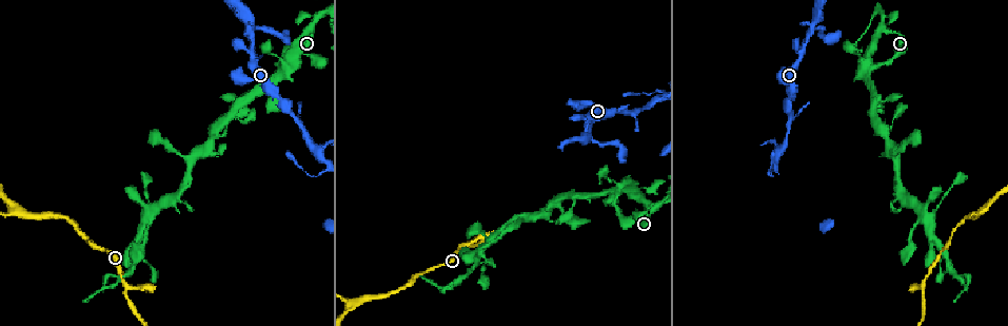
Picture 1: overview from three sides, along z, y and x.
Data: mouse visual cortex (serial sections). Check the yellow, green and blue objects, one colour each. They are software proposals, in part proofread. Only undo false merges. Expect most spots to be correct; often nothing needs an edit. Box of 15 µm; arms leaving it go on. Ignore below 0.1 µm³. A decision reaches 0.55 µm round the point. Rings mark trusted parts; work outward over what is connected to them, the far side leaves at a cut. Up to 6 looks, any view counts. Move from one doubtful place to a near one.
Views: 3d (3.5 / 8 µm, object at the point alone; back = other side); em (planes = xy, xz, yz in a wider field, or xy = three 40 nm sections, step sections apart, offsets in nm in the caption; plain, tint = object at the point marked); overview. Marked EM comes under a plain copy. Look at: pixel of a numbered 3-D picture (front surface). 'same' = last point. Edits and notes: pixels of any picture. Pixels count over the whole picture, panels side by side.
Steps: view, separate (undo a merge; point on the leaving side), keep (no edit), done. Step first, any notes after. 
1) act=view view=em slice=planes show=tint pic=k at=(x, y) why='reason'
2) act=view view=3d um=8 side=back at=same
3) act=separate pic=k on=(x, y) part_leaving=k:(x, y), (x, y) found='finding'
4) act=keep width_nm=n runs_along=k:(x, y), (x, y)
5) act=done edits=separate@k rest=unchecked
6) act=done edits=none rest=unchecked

act=view view=3d um=3.5 pic=1 at=(651, 100) why='side arm on a straight run'

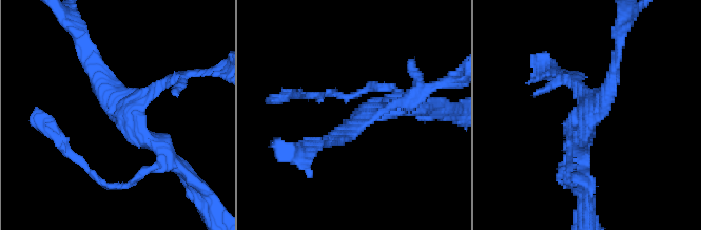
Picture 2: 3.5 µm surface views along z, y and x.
act=view view=em slice=xy step=2 show=tint pic=2 at=(121, 105) why='need the tissue'

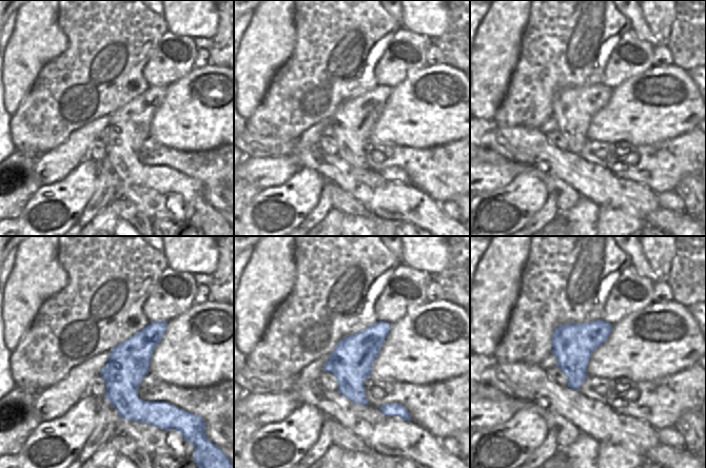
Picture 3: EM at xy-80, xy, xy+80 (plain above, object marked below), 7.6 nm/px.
act=keep runs_along=2:(85, 50), (104, 89), (163, 154) found='all the same cell'

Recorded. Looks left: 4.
act=view view=3d um=3.5 pic=1 at=(250, 30) why='sharp bend'

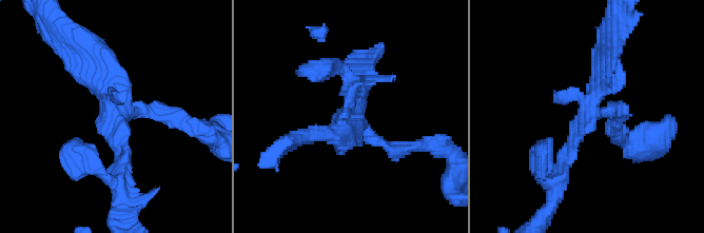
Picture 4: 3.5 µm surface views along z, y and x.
act=view view=em slice=xy step=1 show=tint pic=4 at=(589, 114)

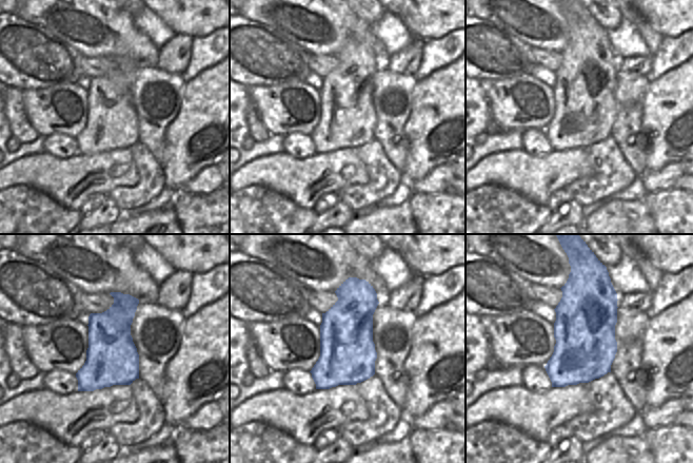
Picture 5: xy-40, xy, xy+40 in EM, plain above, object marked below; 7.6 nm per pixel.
act=keep runs_along=4:(560, 176), (589, 115), (606, 54) found='one cell here'

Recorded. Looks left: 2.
act=view view=em slice=xy step=5 show=tint pic=1 at=(979, 211) why='arms part here'

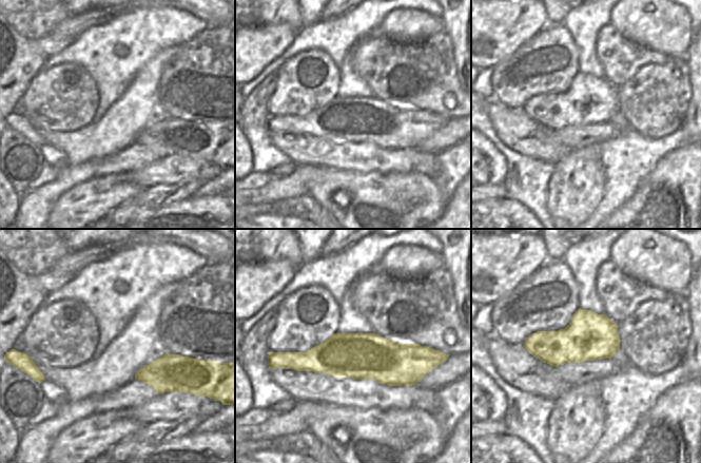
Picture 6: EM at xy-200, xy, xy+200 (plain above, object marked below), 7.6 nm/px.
act=view view=3d um=3.5 side=back at=same

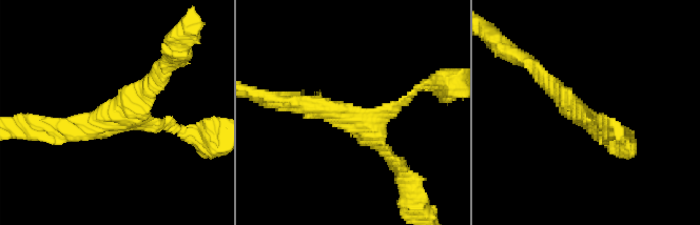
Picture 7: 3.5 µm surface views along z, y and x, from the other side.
act=keep width_nm=360 runs_along=6:(423, 348), (410, 358), (284, 355) found='all the same cell'

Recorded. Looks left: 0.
act=done edits=none rest=unchecked

